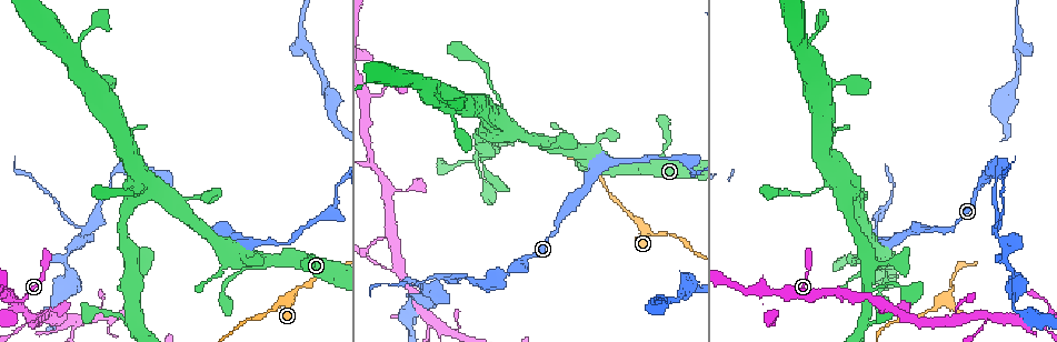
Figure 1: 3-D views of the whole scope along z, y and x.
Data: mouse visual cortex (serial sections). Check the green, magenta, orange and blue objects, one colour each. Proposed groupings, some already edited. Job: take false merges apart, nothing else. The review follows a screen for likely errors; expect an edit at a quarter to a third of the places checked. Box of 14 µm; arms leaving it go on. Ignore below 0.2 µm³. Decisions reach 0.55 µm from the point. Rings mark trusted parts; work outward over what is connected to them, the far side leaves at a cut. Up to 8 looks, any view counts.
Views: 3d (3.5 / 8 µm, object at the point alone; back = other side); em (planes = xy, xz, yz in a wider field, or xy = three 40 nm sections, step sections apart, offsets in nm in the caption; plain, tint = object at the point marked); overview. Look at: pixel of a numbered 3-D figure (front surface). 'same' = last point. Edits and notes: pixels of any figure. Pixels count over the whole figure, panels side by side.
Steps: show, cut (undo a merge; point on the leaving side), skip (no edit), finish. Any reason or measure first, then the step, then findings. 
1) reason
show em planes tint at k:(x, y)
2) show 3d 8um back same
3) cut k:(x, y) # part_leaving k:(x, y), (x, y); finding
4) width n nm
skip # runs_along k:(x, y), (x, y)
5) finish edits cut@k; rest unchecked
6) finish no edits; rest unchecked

two arms in line, one across
show 3d 8um at 1:(987, 314)

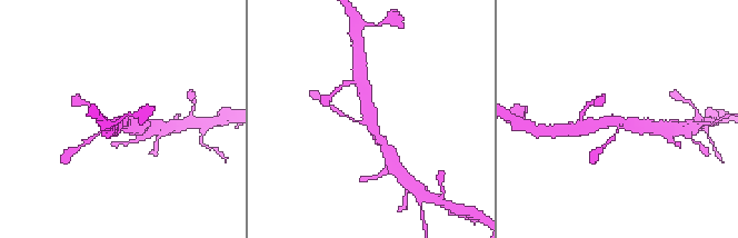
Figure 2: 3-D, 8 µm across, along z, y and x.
zoom in
show 3d 3.5um at 2:(370, 121)

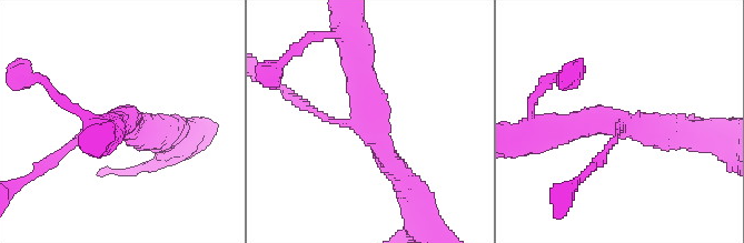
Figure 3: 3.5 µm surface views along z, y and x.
arms 3; arm_widths 100, 300, 400 nm
show em xy step 2 tint at 3:(614, 121)

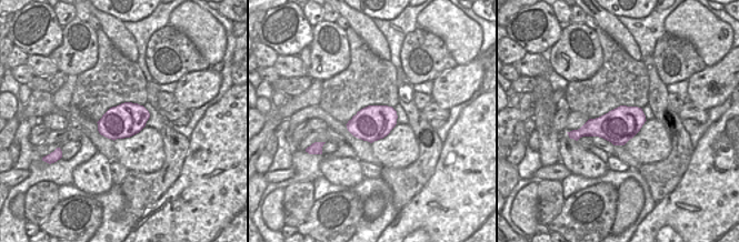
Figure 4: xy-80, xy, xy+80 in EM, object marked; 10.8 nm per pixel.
skip # continuous, no second cell

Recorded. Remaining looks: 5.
calibre changes
show 3d 3.5um back at 1:(1000, 169)

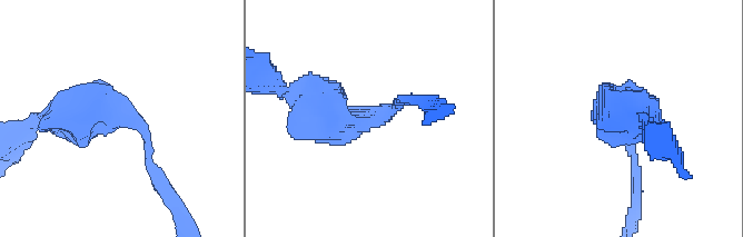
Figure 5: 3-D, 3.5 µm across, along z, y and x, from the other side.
arm_widths 100, 400 nm; need the tissue
show em planes tint at 5:(381, 116)

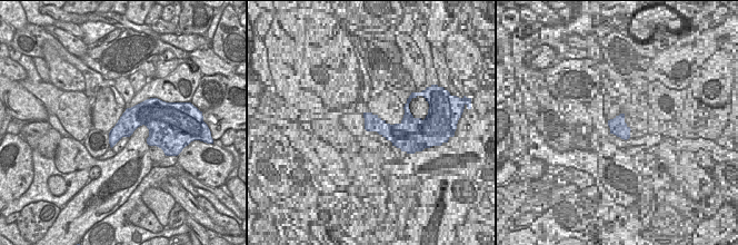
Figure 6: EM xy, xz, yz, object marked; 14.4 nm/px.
skip # one cell here

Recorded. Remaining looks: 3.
show 3d 3.5um at 1:(656, 235)

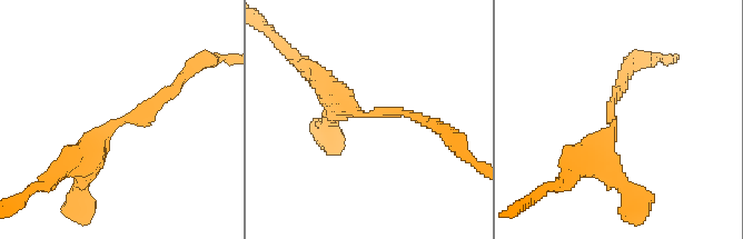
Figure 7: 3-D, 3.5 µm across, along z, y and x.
arm_widths 150, 400 nm; now the EM
show em xy step 5 tint at 7:(367, 112)

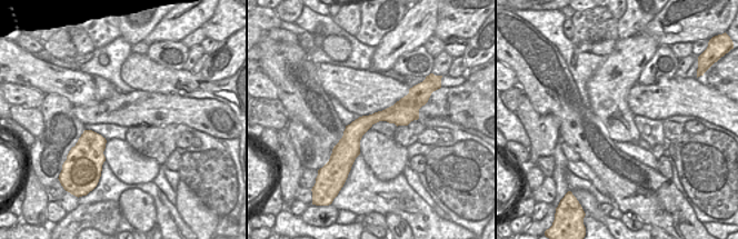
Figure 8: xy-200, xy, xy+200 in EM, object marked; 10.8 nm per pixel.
skip # one cell here

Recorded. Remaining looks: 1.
finish no edits; rest unchecked

